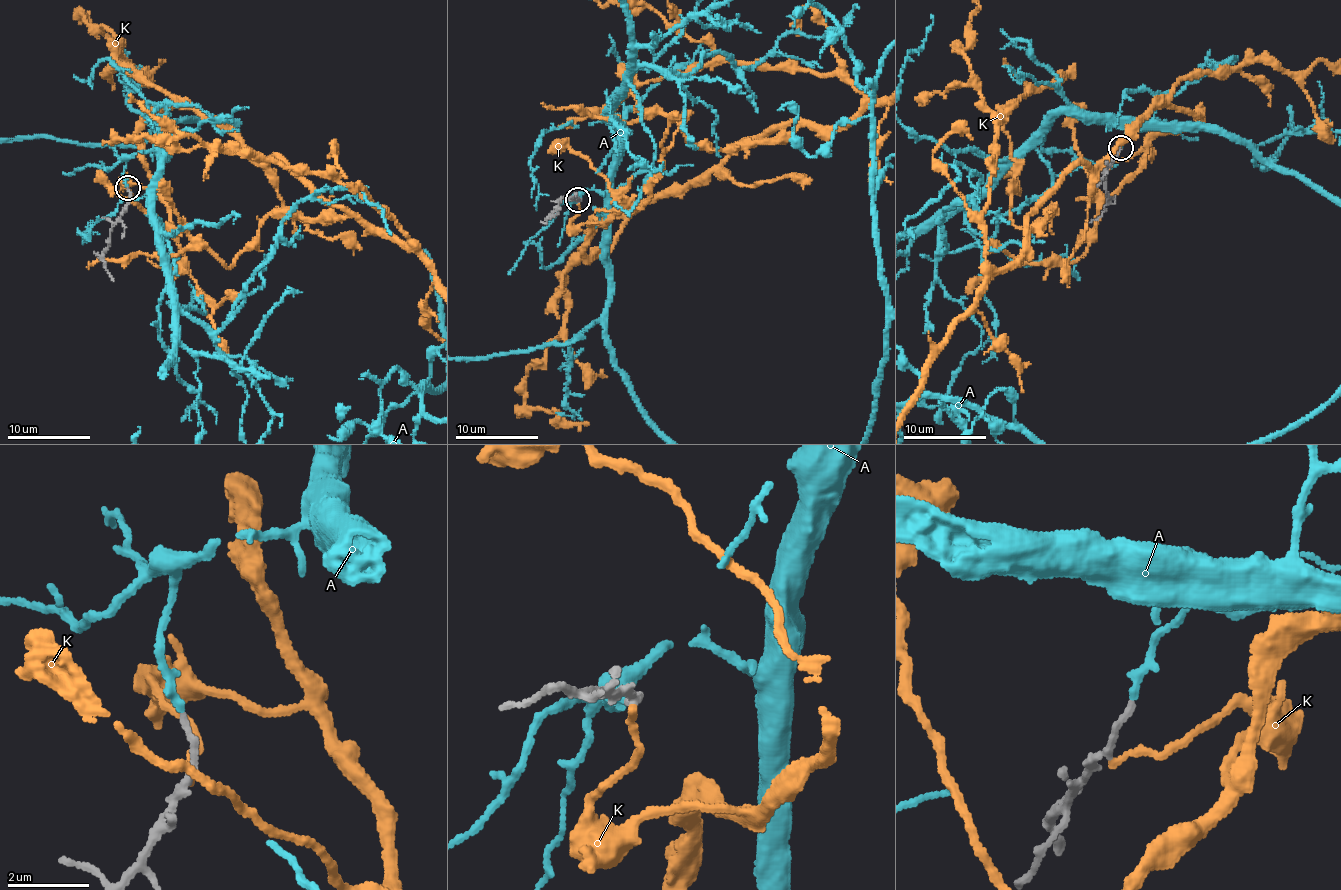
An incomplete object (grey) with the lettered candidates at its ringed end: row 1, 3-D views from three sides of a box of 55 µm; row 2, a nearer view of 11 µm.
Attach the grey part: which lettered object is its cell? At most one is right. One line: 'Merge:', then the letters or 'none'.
Merge: A

